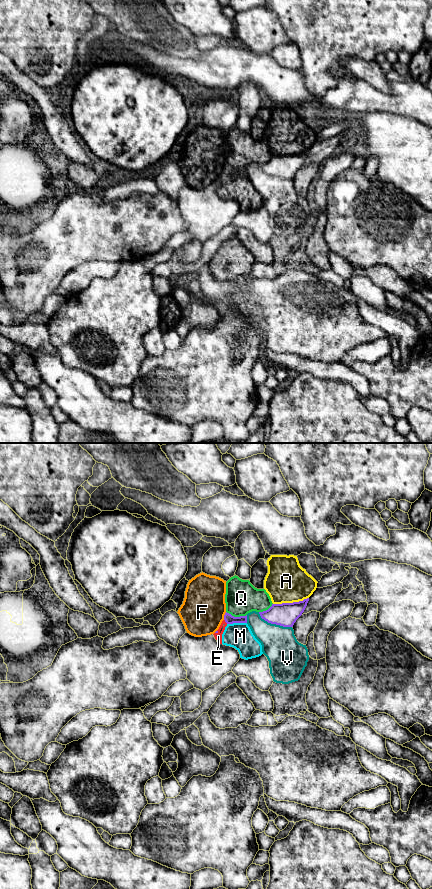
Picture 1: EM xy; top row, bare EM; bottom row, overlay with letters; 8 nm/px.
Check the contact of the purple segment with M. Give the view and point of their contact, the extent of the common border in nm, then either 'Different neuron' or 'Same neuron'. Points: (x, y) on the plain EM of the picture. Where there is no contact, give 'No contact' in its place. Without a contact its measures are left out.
Touches purple at xy (236, 174). Shared border 160 nm. Different neuron

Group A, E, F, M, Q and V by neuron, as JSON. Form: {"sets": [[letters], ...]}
{"sets": [["A"], ["E", "M"], ["F"], ["Q"], ["V"]]}

